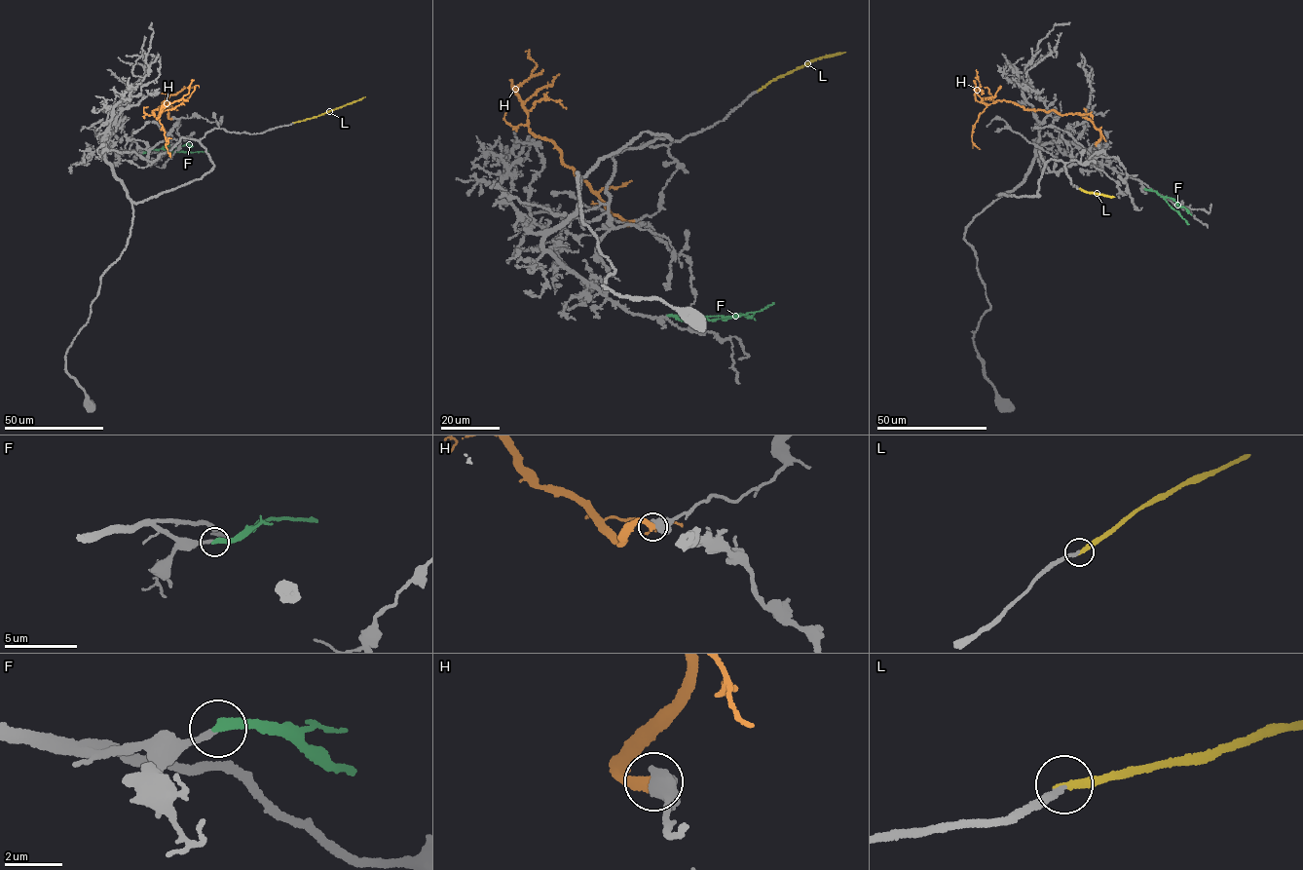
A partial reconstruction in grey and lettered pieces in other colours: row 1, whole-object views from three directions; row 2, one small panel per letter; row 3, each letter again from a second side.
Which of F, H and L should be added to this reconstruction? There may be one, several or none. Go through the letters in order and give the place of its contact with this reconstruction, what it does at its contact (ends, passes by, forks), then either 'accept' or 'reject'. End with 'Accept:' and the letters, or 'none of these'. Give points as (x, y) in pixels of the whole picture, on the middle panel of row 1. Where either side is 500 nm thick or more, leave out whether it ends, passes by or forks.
F: contact (667, 316); it ends; accept
H: contact (634, 221); reject
L: contact (757, 91); it ends; accept
Accept: F, L

